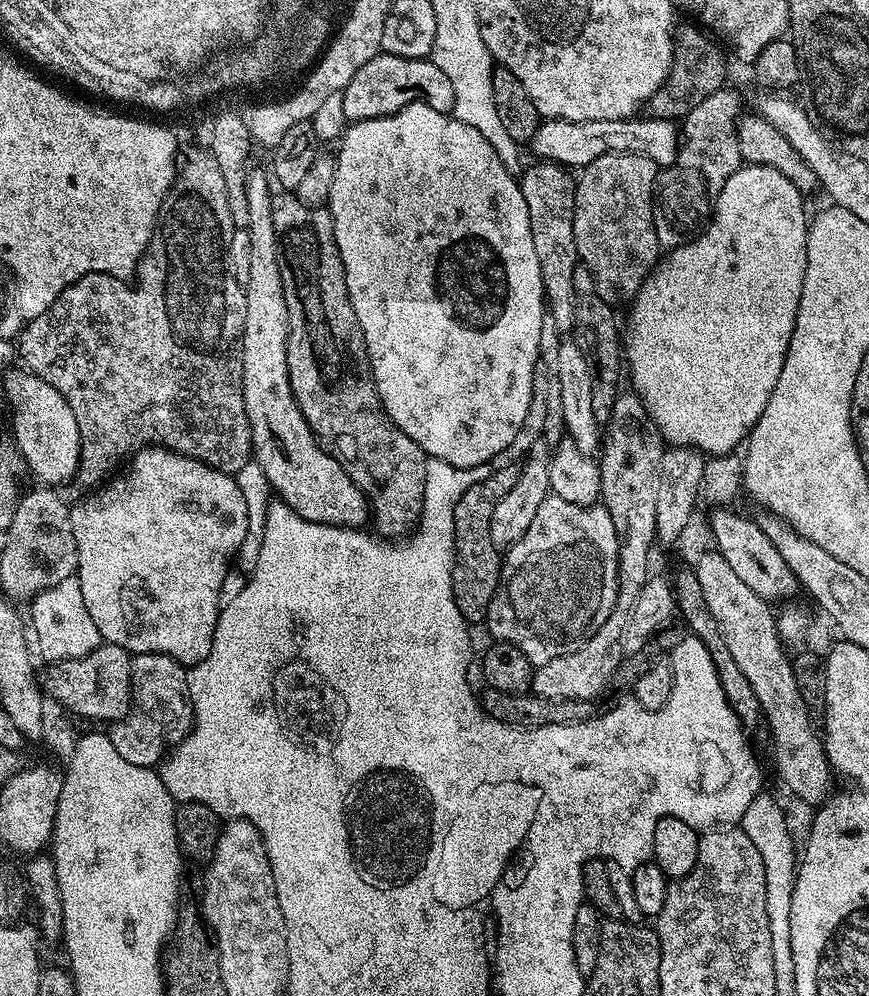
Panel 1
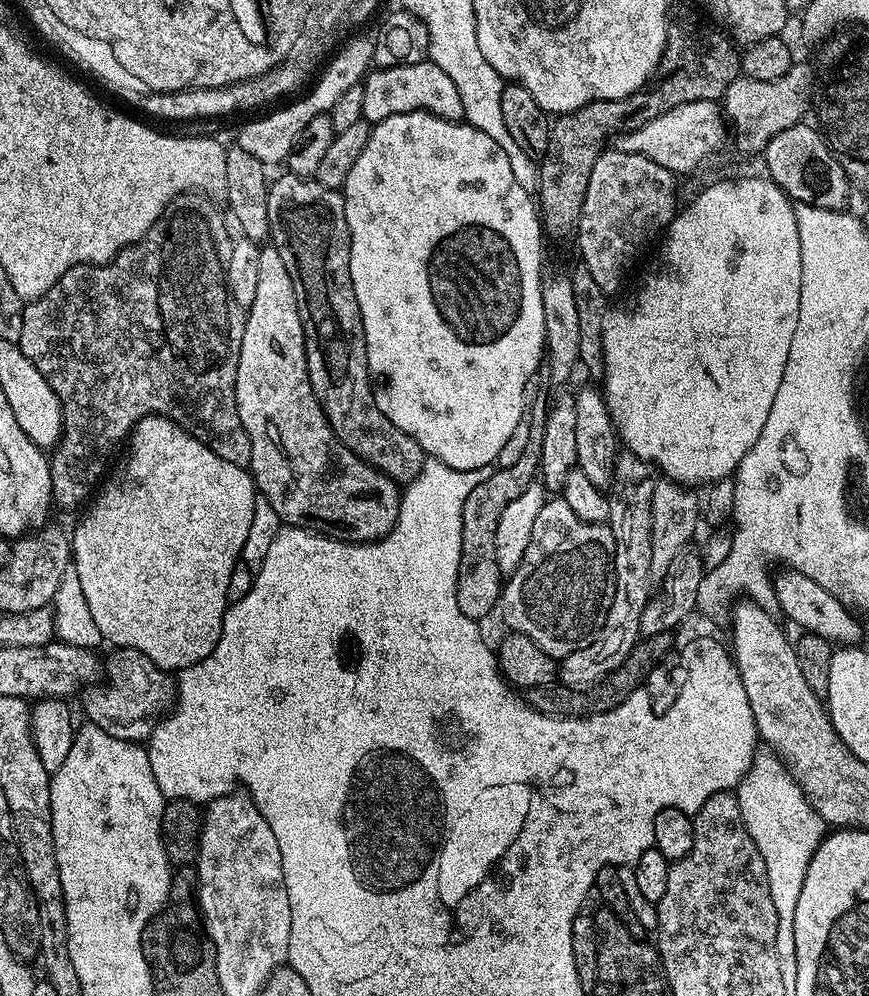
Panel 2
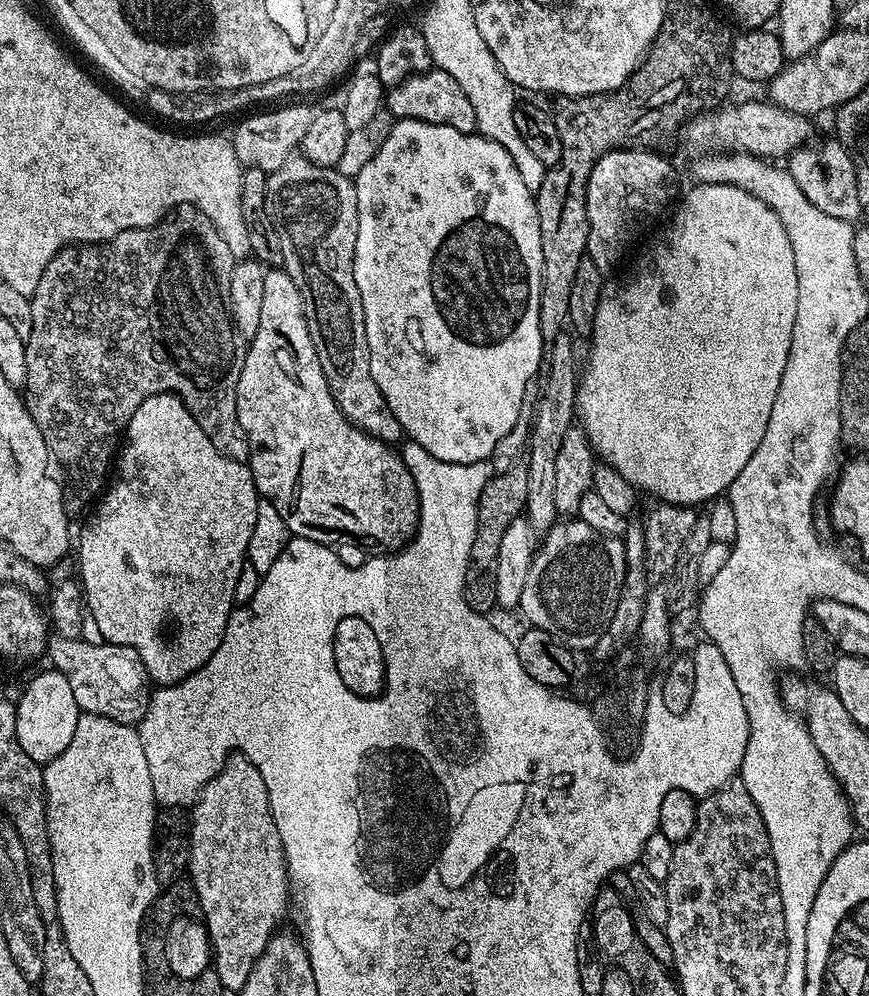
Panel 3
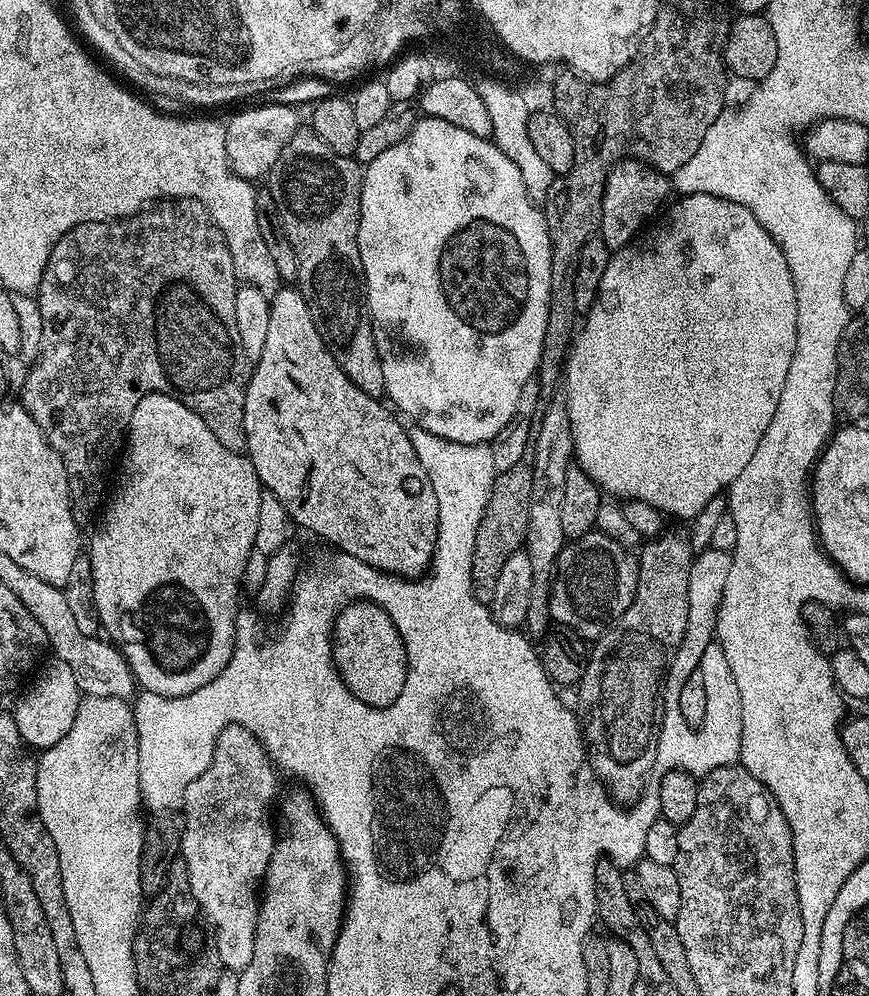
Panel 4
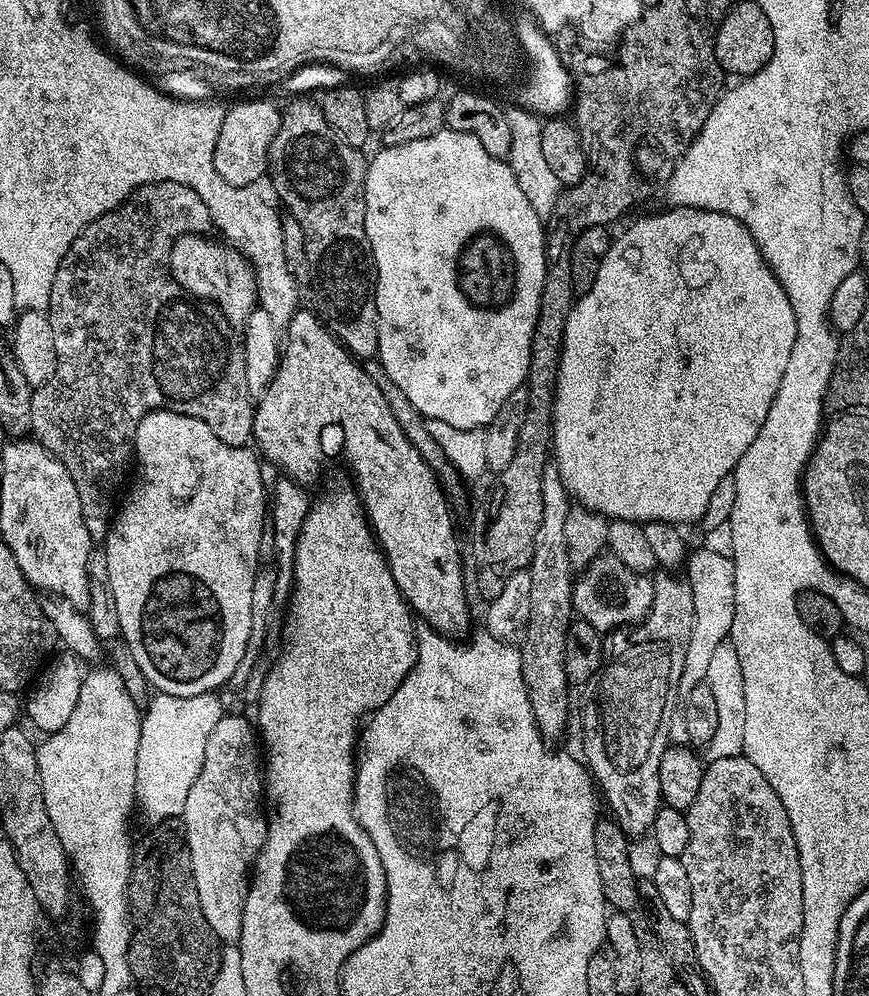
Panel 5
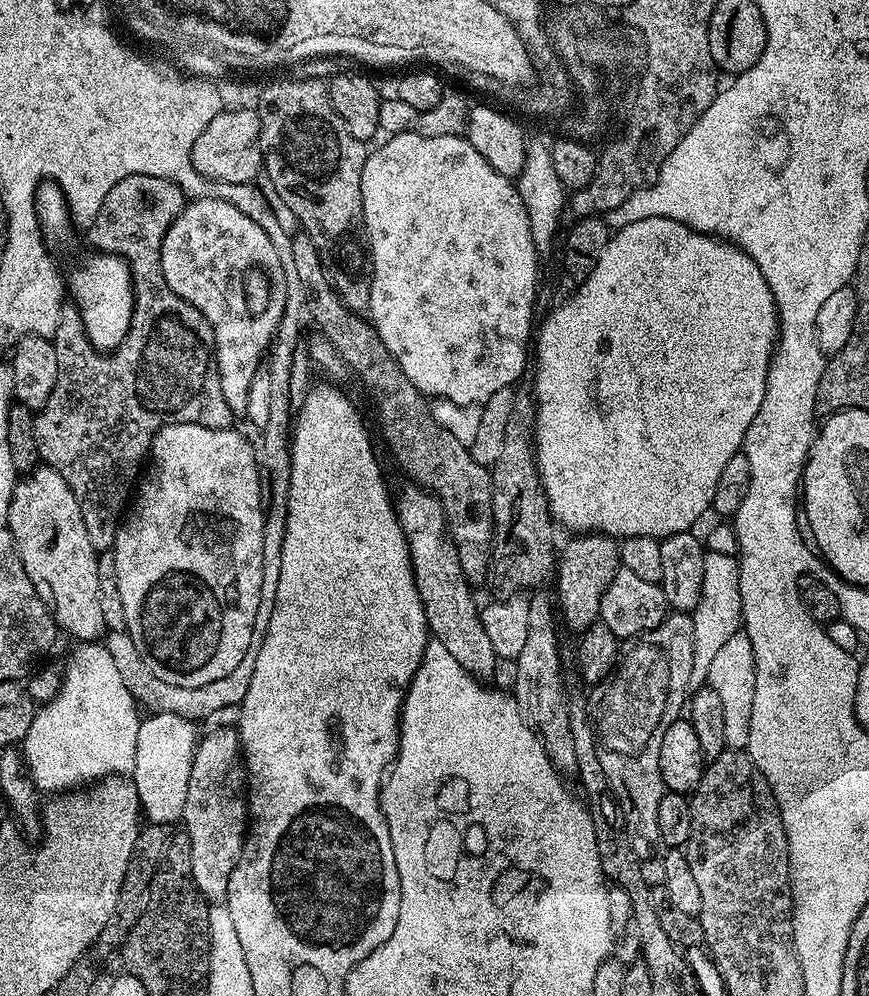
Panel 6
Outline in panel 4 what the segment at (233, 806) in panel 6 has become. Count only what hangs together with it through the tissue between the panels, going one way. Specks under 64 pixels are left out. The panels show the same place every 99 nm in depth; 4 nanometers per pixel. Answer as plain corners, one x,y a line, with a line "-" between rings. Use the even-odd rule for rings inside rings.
231,724
226,726
226,730
222,730
222,734
218,734
218,742
214,746
214,758
210,762
210,766
206,766
206,771
203,774
198,774
198,778
194,778
194,782
190,782
190,786
186,786
186,794
184,795
182,809
184,833
180,839
182,864
184,860
182,868
190,882
190,890
198,902
203,919
208,919
208,924
212,927
212,936
216,939
214,949
218,952
221,969
237,974
242,970
246,970
246,966
250,966
250,958
254,954
254,934
258,926
260,894
264,883
264,875
270,866
270,858
274,854
278,839
278,832
272,829
272,799
276,796
276,776
278,777
277,769
274,767
271,758
269,758
268,752
261,746
260,740
254,734
250,734
250,730
246,730
237,724

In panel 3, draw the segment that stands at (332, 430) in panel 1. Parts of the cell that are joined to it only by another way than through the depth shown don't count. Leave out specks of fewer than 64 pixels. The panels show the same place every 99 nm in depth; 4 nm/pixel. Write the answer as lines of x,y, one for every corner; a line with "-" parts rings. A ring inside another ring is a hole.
294,154
282,162
284,170
278,174
268,173
268,189
266,190
266,214
274,226
274,234
278,234
278,246
282,246
282,267
290,278
294,278
294,286
298,286
298,294
302,294
302,306
304,307
304,317
310,326
310,338
314,342
314,350
318,350
318,366
322,366
322,374
326,374
326,386
330,388
330,394
334,402
340,407
340,413
348,419
355,428
360,428
363,432
369,432
374,438
383,440
385,444
395,445
396,439
402,436
402,429
398,418
390,410
386,398
378,390
378,382
374,382
374,374
370,374
370,354
366,346
366,322
364,321
364,311
362,310
362,294
358,294
358,282
354,282
354,250
358,242
358,194
353,177
343,176
336,178
332,184
320,184
320,188
284,188
290,182
308,182
308,180
318,180
318,164
310,162
302,154

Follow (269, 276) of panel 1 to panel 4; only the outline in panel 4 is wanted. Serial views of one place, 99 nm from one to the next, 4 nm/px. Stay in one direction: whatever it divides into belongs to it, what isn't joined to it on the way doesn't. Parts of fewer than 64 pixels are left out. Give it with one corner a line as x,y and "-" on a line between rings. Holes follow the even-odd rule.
284,286
271,297
270,326
267,327
266,344
262,347
261,356
254,362
248,377
246,390
246,406
244,407
244,429
248,443
246,455
252,461
261,485
288,512
289,521
293,525
301,524
308,532
321,536
333,544
333,549
347,552
353,560
361,560
364,564
377,568
380,572
390,572
405,578
419,578
429,571
432,555
436,552
438,538
438,494
434,494
434,486
430,486
430,478
418,462
418,454
414,454
414,446
408,437
408,428
400,425
392,417
393,409
377,397
363,392
354,382
346,378
346,374
338,366
338,362
330,354
326,342
322,342
322,334
314,326
310,318
310,306
306,306
306,298
300,293
299,287

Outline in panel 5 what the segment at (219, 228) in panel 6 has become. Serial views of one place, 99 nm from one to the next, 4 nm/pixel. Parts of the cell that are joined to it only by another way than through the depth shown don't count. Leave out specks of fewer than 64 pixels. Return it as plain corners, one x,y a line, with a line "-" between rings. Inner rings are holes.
208,234
180,236
170,250
168,268
187,295
209,304
216,304
234,326
242,326
247,316
258,307
256,273
248,259
223,239
211,240

